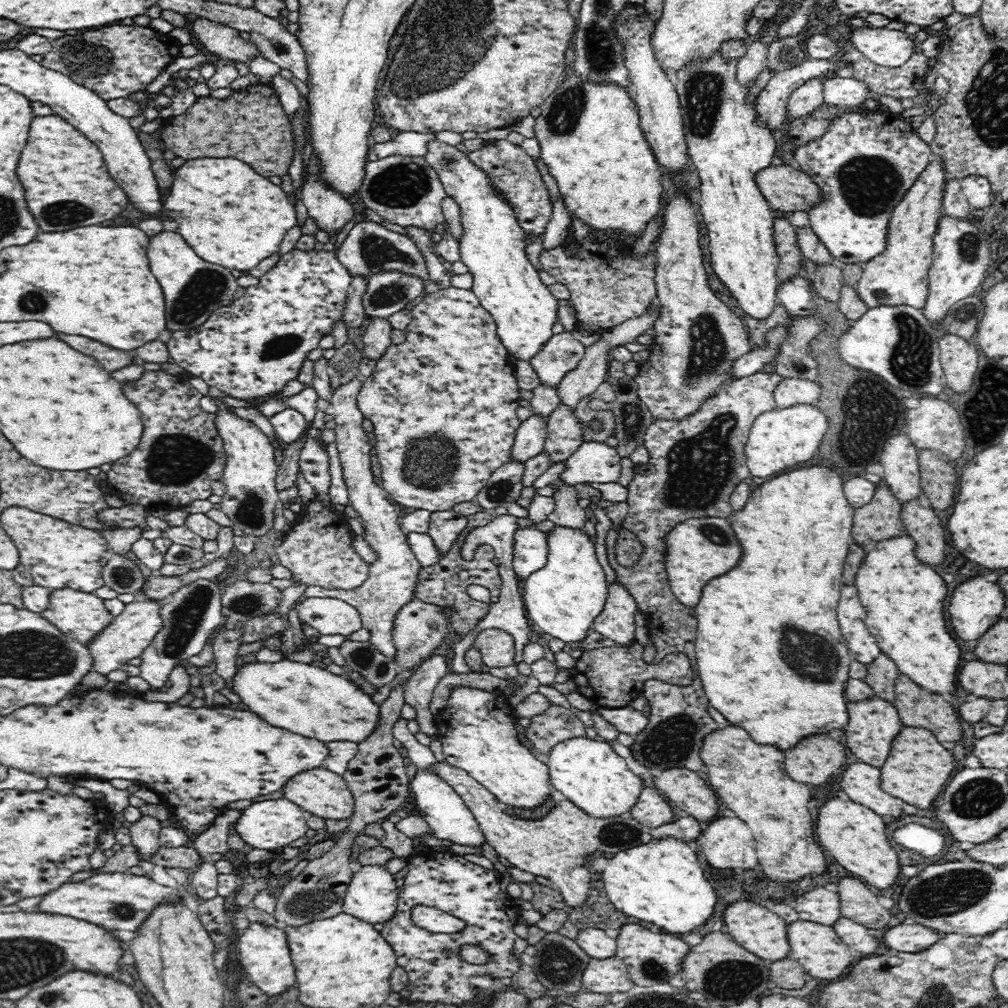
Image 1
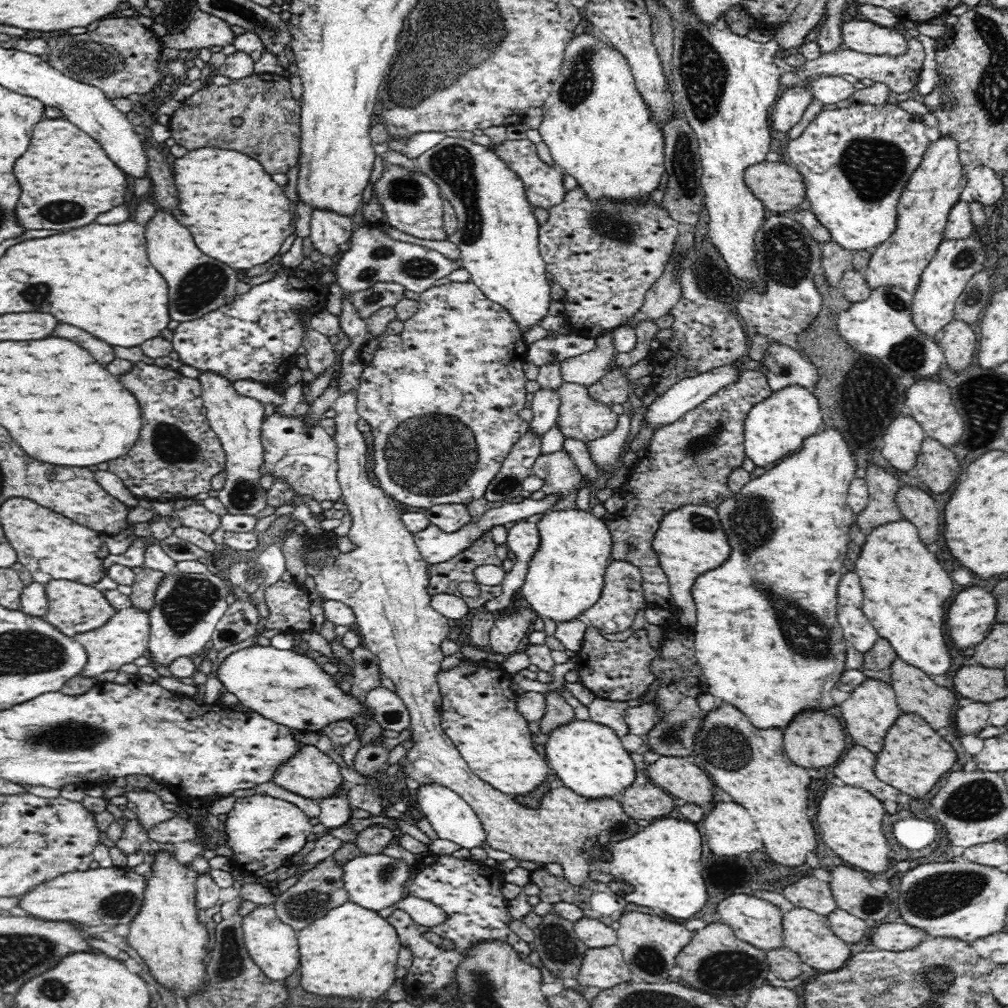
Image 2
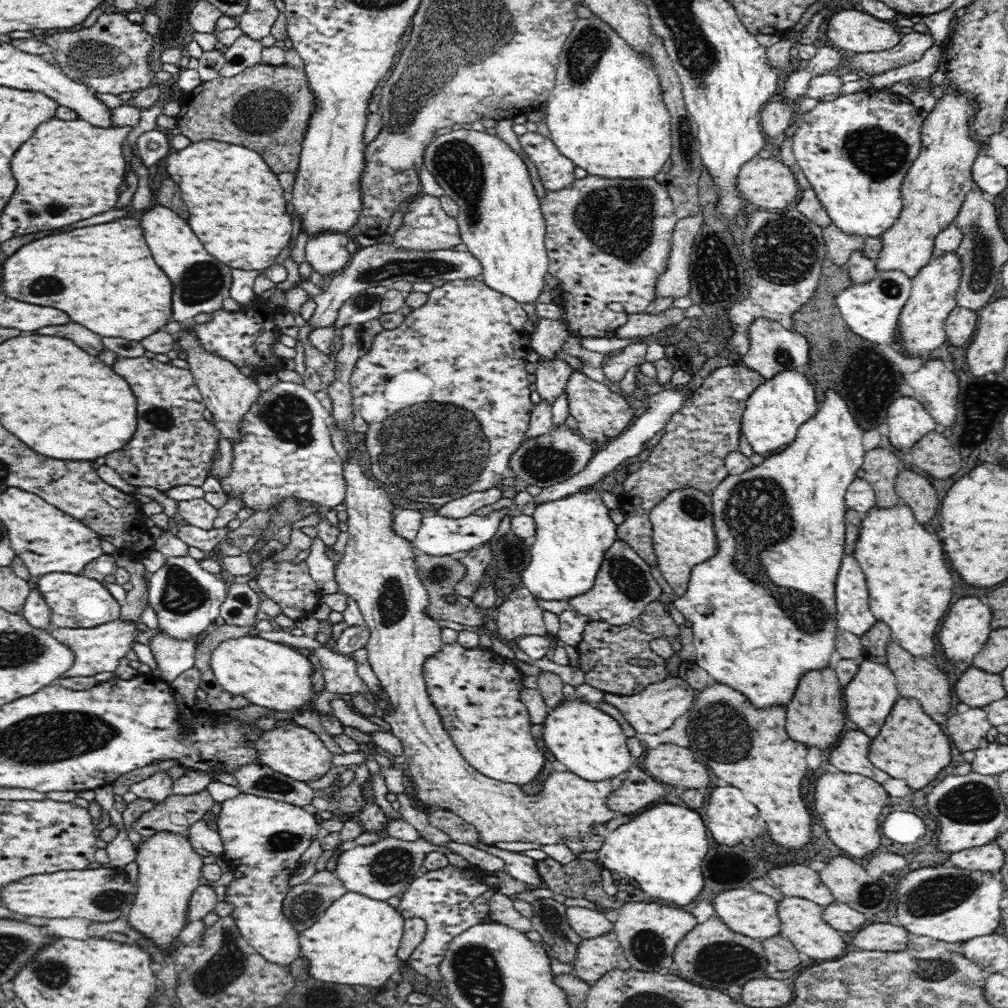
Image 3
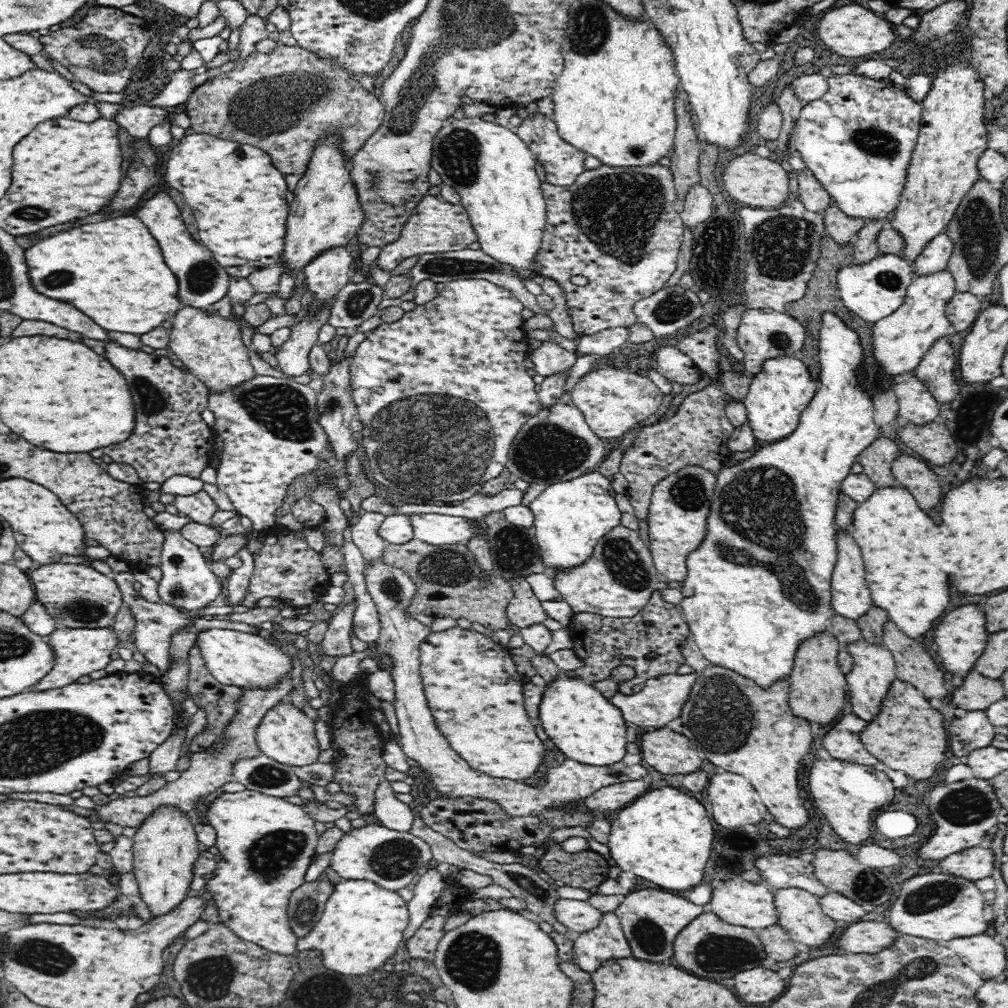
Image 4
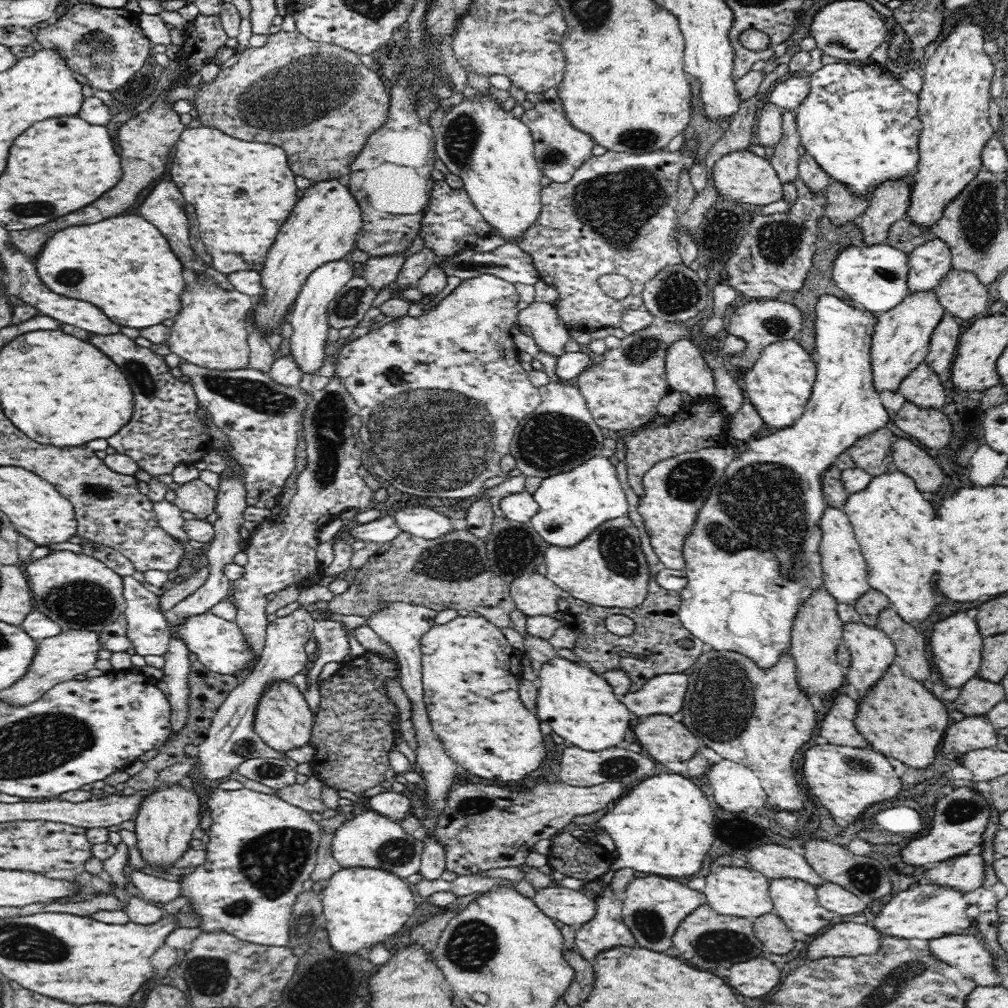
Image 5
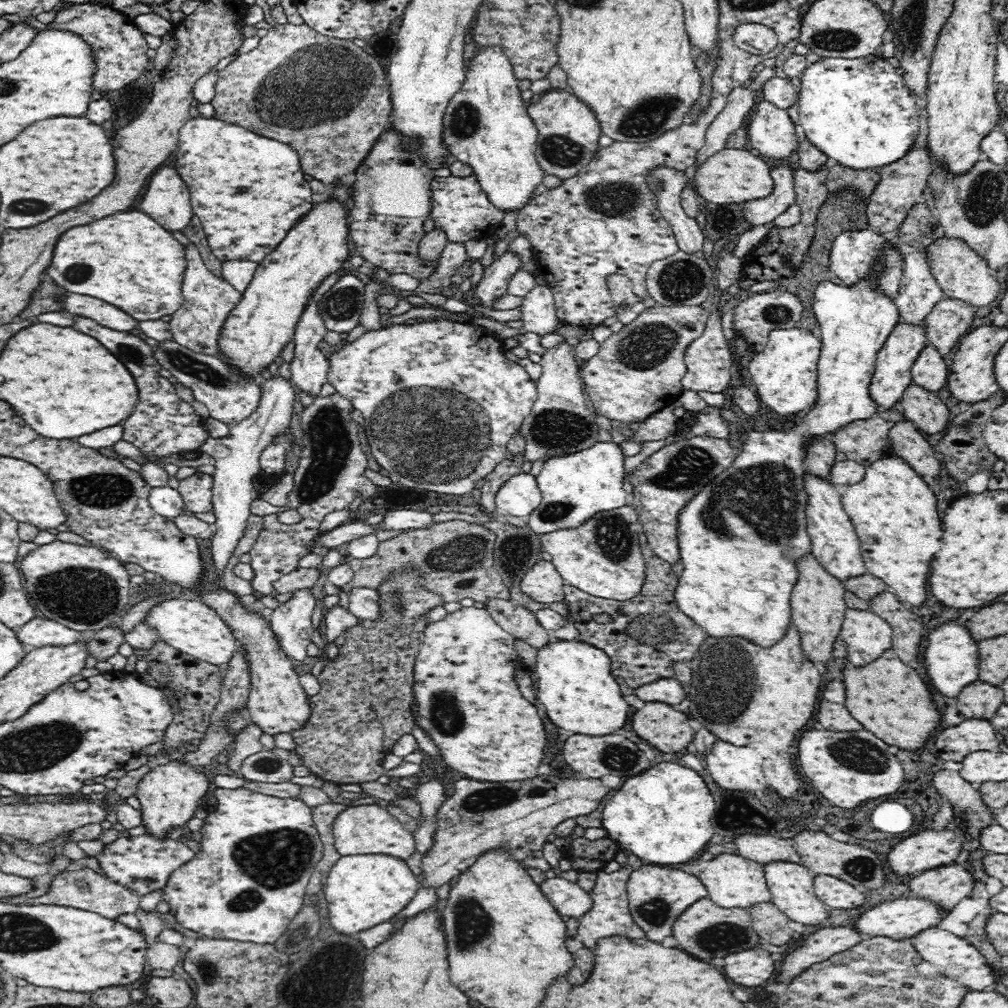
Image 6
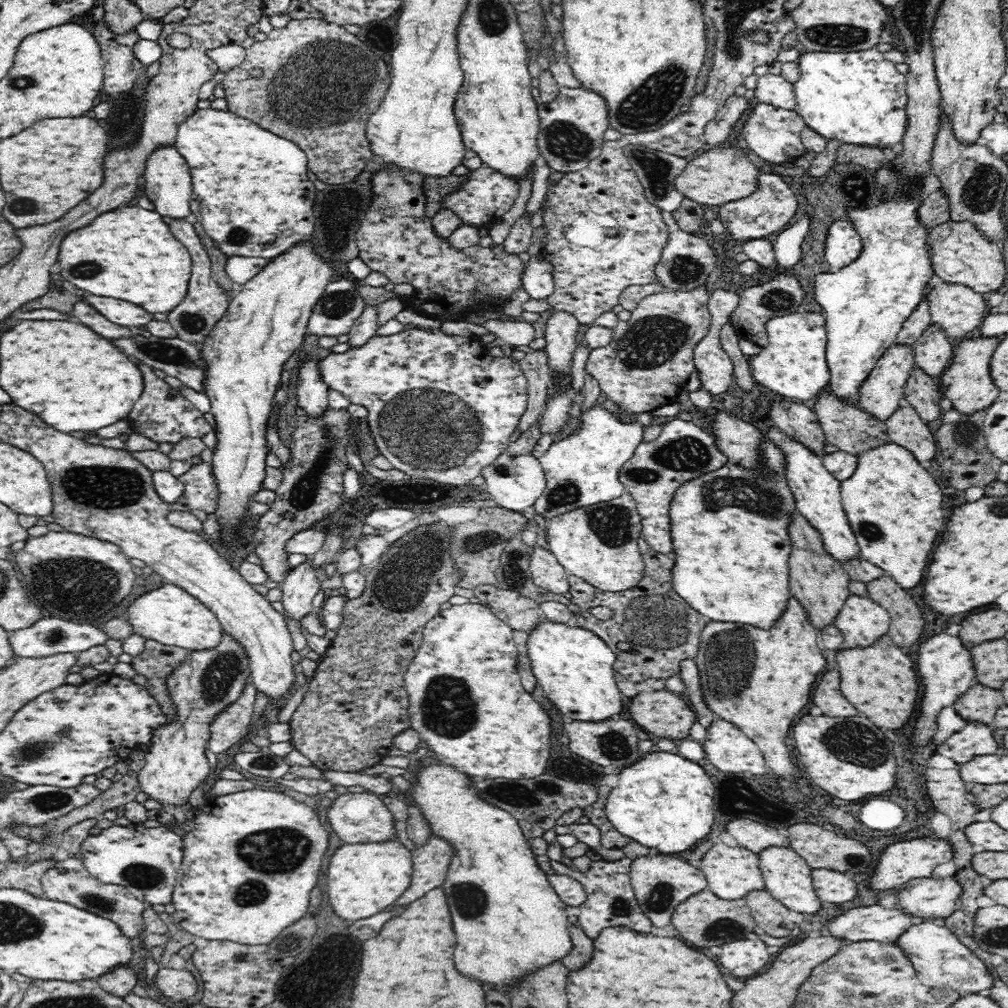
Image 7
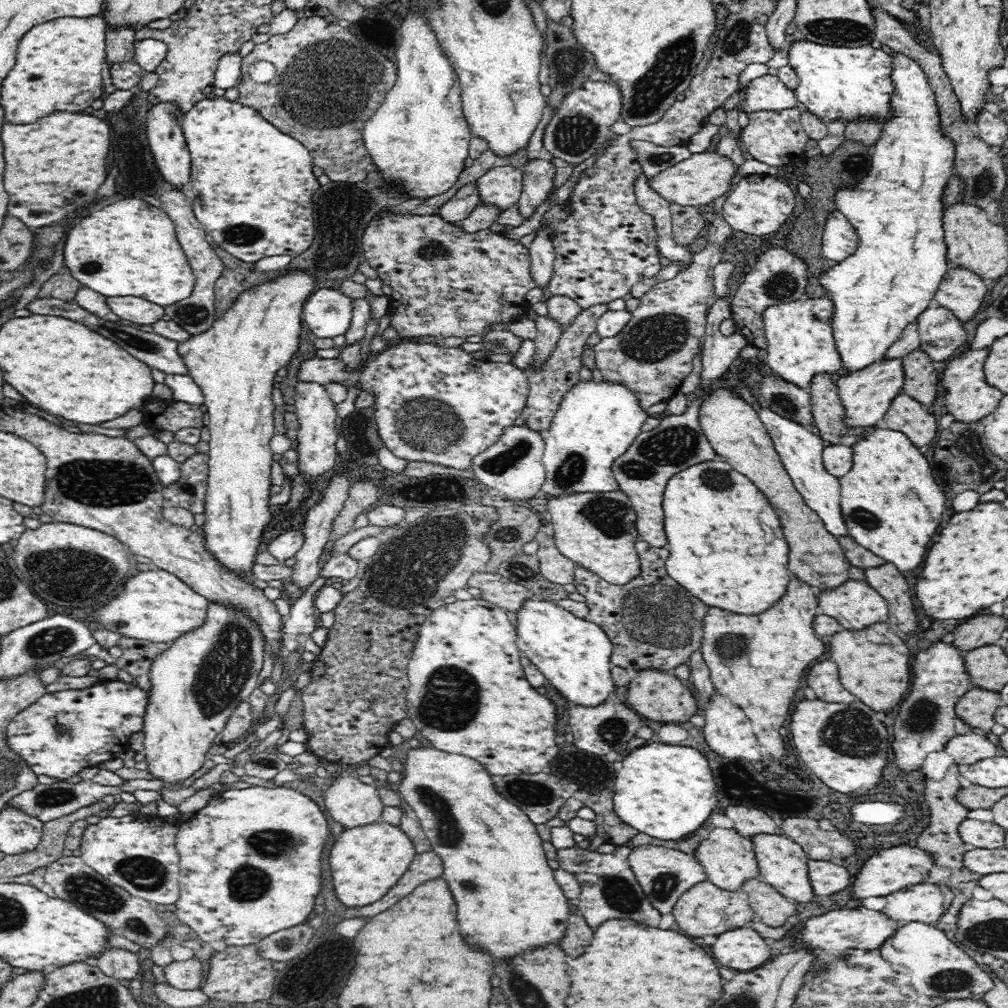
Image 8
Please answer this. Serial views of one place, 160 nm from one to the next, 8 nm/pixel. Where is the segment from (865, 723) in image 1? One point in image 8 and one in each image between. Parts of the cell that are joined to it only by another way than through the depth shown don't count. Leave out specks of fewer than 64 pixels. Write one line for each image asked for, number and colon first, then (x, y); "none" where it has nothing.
2: (871, 708)
3: (869, 697)
4: (873, 671)
5: (872, 653)
6: (866, 635)
7: (862, 621)
8: (855, 604)

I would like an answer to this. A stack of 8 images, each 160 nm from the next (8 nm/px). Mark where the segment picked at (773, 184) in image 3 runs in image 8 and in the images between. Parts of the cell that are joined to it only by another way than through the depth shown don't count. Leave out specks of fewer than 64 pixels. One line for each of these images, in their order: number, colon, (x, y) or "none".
4: (757, 182)
5: (741, 175)
6: (732, 176)
7: (718, 176)
8: (702, 178)

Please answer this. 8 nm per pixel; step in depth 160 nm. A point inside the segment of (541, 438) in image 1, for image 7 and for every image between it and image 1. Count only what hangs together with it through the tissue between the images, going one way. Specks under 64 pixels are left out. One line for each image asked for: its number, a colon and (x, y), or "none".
2: (545, 407)
3: (552, 376)
4: (549, 358)
5: (548, 330)
6: (538, 314)
7: (537, 280)

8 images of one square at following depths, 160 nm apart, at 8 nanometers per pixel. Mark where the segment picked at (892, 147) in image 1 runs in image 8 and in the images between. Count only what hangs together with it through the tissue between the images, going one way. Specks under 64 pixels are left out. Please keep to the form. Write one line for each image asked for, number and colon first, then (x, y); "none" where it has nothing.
2: (856, 161)
3: (855, 150)
4: (858, 140)
5: (862, 127)
6: (858, 112)
7: (859, 98)
8: (835, 82)

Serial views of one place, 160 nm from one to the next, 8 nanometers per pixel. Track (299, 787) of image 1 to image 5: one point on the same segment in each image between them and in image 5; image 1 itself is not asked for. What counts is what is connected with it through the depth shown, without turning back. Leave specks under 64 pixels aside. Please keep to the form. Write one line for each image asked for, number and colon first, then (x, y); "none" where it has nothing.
2: (310, 773)
3: (293, 750)
4: (286, 734)
5: (283, 720)

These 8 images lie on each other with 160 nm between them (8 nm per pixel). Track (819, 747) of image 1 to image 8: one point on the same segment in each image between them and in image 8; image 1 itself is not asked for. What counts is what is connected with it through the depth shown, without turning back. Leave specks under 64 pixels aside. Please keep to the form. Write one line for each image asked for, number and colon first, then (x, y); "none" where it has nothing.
2: (813, 739)
3: (814, 718)
4: (818, 687)
5: (817, 633)
6: (818, 606)
7: (818, 582)
8: (733, 427)

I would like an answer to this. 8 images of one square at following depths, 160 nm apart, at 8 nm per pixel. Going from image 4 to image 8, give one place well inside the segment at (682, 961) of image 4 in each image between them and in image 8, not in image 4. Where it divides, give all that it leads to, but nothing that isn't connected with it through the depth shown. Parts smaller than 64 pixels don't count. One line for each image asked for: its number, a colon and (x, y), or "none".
5: (709, 940)
6: (705, 930)
7: (704, 920)
8: (704, 909)

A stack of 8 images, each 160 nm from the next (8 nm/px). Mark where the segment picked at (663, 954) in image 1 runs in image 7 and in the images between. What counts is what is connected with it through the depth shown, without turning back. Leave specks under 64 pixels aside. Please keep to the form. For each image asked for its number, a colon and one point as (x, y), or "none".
2: (649, 943)
3: (648, 933)
4: (650, 919)
5: (653, 907)
6: (657, 895)
7: (661, 882)

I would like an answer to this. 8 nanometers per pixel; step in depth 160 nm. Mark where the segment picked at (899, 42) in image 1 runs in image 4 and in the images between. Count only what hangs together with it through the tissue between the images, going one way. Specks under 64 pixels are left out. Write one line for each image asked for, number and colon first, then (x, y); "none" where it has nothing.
2: (865, 36)
3: (849, 30)
4: (851, 30)

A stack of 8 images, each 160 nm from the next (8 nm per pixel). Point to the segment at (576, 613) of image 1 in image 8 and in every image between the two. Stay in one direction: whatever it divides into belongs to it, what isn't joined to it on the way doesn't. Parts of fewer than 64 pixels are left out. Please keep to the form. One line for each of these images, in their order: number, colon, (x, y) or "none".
2: (565, 577)
3: (572, 535)
4: (570, 517)
5: (572, 504)
6: (575, 487)
7: (582, 469)
8: (597, 421)

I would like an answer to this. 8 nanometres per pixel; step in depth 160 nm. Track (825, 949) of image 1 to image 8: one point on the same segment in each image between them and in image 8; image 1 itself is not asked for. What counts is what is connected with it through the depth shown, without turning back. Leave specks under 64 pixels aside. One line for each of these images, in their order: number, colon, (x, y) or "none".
2: (807, 933)
3: (801, 920)
4: (799, 912)
5: (795, 901)
6: (791, 886)
7: (787, 876)
8: (782, 863)

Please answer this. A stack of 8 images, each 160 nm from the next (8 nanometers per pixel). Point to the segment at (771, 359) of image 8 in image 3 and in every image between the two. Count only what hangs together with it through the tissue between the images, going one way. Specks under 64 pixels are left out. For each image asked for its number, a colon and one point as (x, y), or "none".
3: (775, 411)
4: (779, 393)
5: (779, 385)
6: (785, 374)
7: (793, 364)

